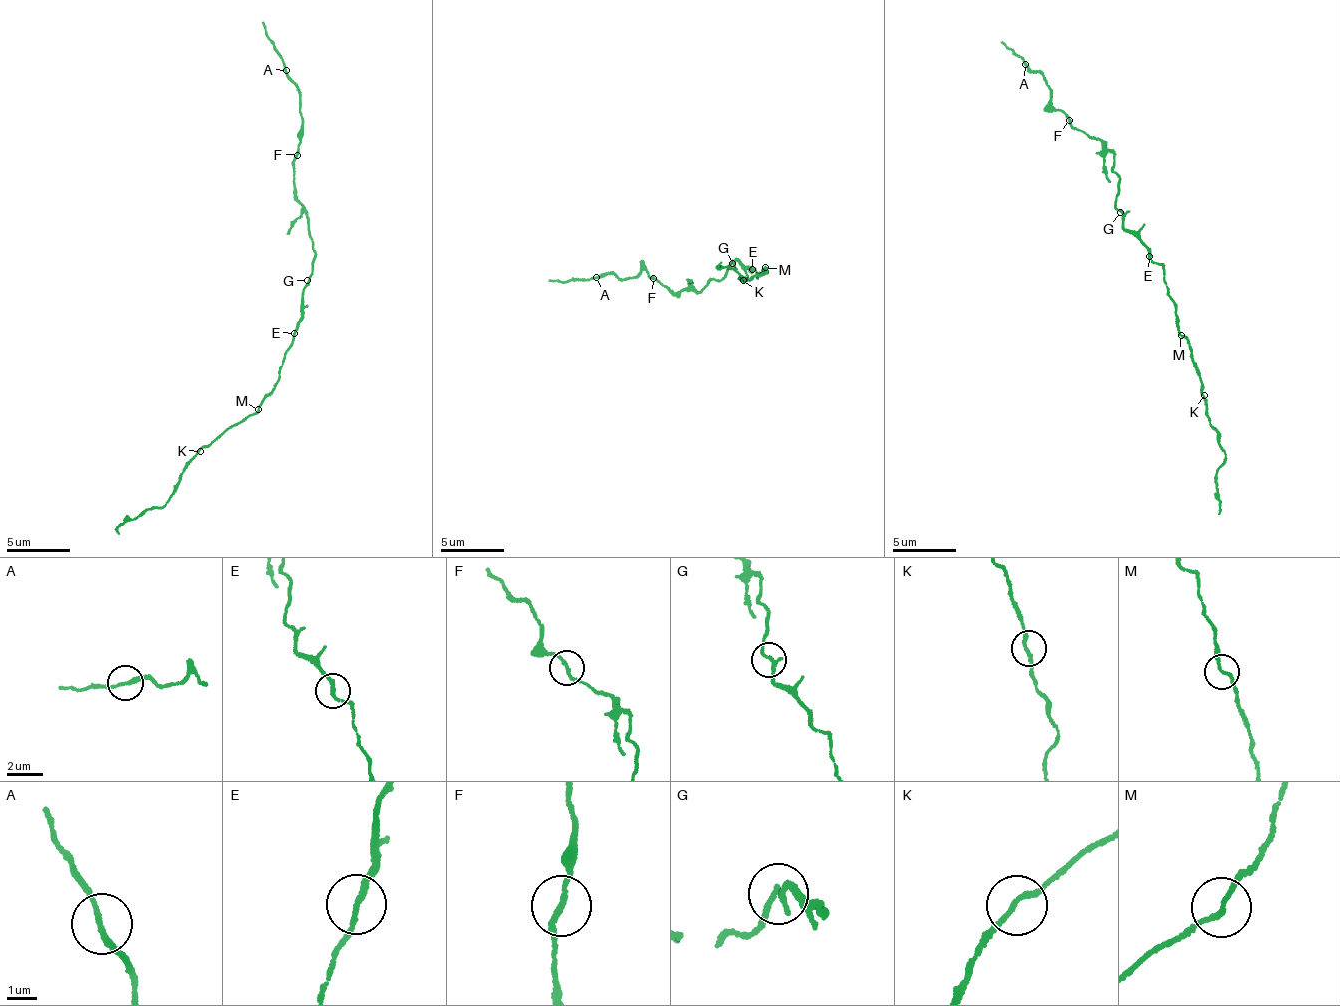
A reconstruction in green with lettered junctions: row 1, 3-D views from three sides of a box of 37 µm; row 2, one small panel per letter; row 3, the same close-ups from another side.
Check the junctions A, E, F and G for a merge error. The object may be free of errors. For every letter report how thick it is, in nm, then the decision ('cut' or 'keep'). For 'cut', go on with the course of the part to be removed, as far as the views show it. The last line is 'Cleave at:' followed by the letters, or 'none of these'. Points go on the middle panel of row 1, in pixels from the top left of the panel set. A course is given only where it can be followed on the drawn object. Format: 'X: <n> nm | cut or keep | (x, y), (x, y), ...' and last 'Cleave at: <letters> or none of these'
A: 180 nm | keep
E: 180 nm | keep
F: 170 nm | keep
G: 180 nm | keep
Cleave at: none of these

